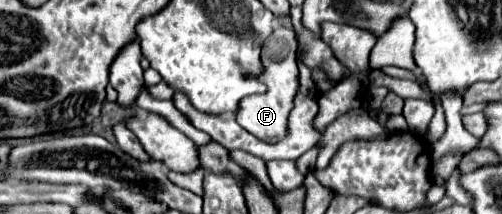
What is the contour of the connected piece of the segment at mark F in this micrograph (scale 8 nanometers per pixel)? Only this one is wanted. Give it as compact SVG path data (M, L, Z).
M275 27L275 31L267 37L261 49L261 61L265 71L259 81L267 85L267 93L245 97L235 115L237 123L243 129L247 129L251 135L255 135L265 143L277 143L287 135L287 119L289 119L289 111L293 109L293 99L299 87L299 81L297 81L299 69L297 69L295 49L297 49L295 33L287 27Z

